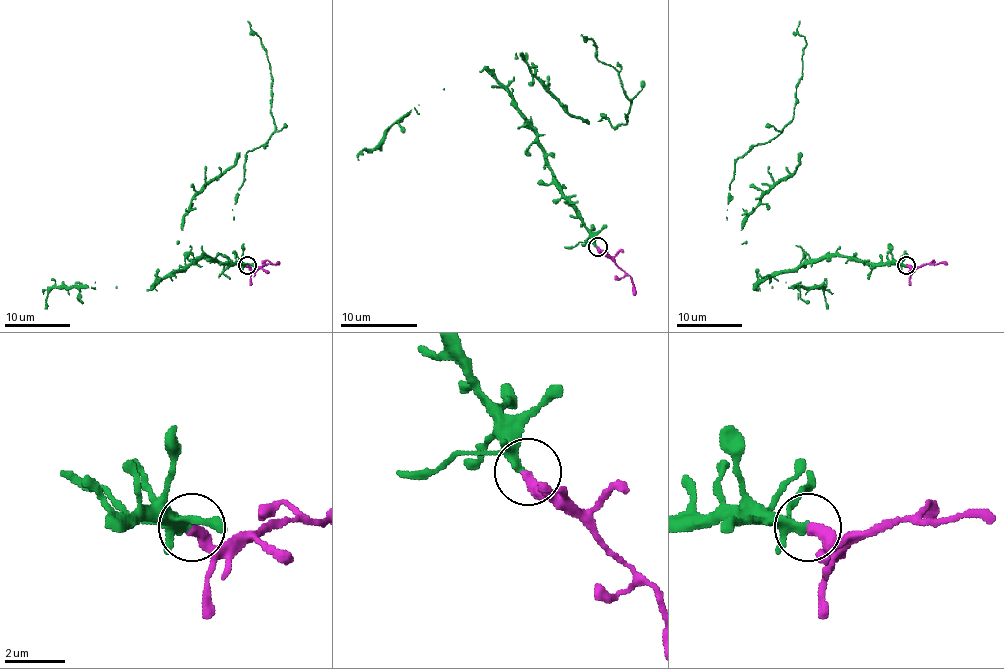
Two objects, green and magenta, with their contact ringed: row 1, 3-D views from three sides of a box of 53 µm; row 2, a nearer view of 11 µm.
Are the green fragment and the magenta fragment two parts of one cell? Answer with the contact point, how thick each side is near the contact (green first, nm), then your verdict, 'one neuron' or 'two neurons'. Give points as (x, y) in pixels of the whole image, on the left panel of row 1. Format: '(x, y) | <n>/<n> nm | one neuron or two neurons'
(247, 265) | 220/400 nm | one neuron

